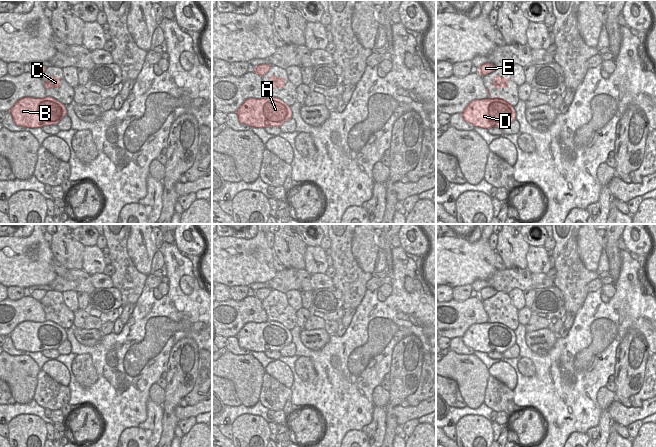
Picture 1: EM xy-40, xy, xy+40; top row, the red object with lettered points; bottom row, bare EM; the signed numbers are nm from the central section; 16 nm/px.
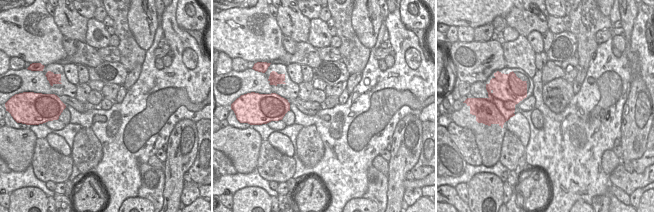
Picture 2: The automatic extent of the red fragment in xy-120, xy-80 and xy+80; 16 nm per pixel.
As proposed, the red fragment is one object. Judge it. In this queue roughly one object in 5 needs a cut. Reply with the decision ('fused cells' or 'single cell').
single cell

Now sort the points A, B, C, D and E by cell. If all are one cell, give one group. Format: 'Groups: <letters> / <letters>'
Groups: A B C D E

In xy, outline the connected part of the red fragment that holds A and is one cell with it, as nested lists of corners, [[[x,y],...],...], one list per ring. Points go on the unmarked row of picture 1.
[[[249,322],[236,335],[241,348],[254,352],[281,351],[292,342],[290,330],[279,322]]]

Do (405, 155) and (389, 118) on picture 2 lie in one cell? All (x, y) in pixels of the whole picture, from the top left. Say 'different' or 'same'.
different

